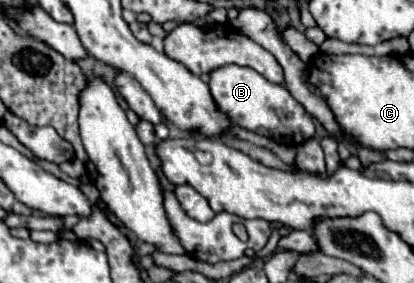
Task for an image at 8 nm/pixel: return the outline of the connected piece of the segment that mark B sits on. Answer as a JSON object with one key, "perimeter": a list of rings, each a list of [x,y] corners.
{"perimeter":[[[228,64],[210,74],[210,94],[218,108],[238,126],[270,136],[288,146],[298,146],[314,136],[314,118],[292,98],[292,94],[282,84],[268,82],[262,74],[252,68]]]}

